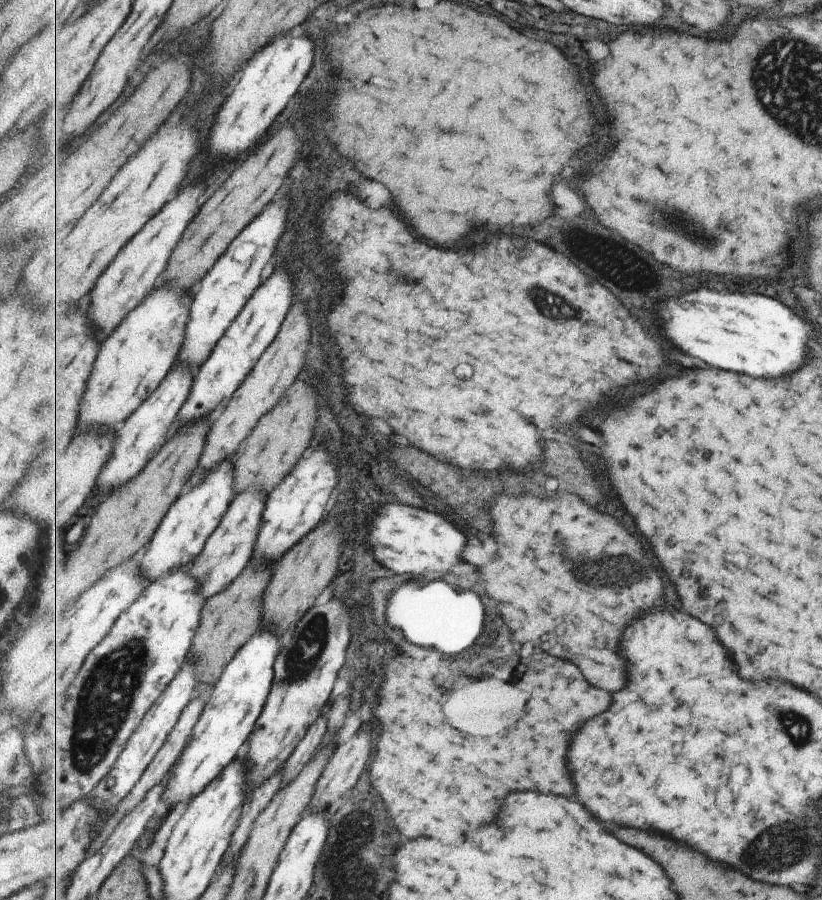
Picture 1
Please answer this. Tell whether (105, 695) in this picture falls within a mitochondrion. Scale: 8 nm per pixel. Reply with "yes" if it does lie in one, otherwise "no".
yes

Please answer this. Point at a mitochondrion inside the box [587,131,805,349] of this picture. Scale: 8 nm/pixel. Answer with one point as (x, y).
(680, 217)

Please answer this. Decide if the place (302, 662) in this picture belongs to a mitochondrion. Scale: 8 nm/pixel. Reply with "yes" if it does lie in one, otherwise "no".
yes

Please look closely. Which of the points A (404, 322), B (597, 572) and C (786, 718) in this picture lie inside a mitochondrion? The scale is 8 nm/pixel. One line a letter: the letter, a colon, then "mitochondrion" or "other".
A: other
B: mitochondrion
C: mitochondrion

